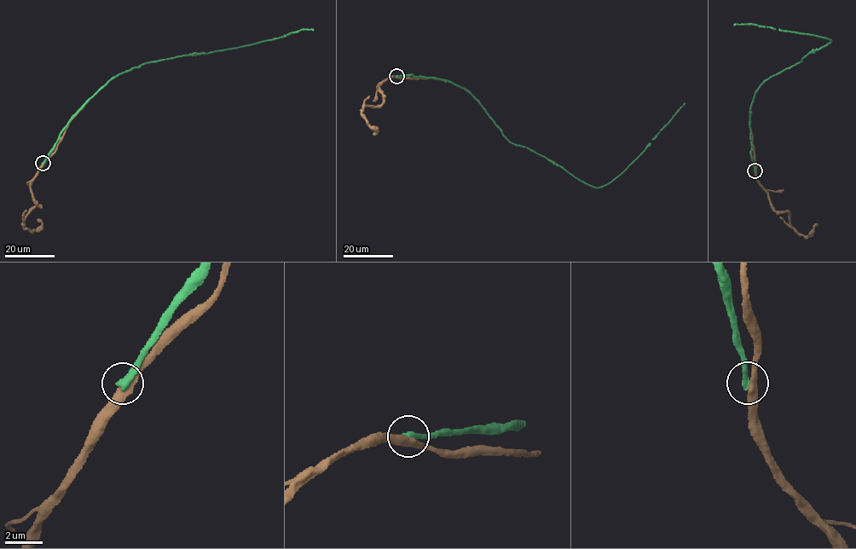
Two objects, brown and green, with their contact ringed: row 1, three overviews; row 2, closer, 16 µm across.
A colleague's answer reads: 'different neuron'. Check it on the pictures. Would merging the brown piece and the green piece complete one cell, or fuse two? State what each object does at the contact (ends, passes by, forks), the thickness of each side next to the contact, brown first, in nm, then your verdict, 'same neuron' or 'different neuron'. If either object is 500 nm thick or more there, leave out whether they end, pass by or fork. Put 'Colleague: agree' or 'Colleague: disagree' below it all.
brown passes by; green ends there; 460 nm thick on the brown side, 400 nm on the other; different neuron
Colleague: agree

